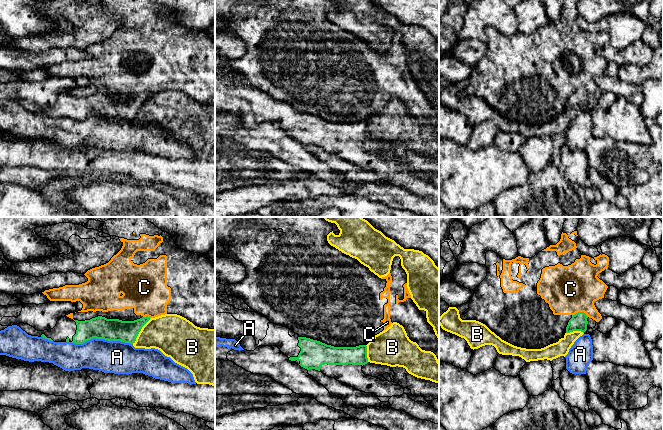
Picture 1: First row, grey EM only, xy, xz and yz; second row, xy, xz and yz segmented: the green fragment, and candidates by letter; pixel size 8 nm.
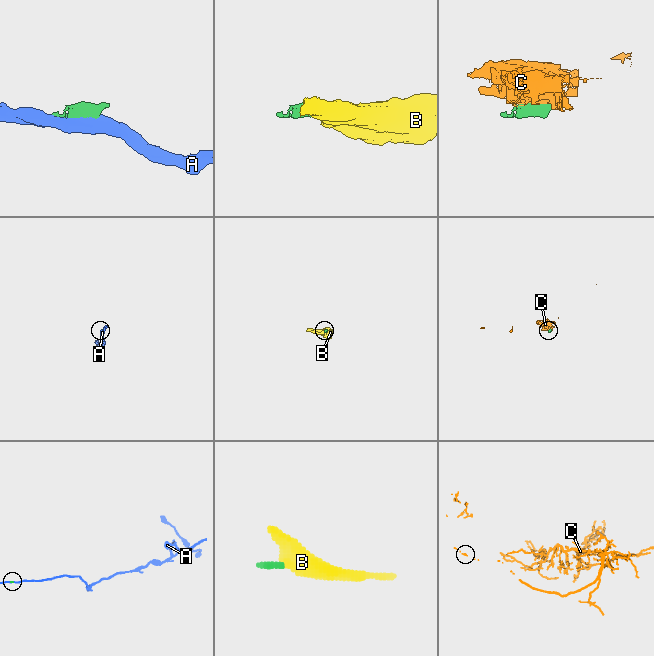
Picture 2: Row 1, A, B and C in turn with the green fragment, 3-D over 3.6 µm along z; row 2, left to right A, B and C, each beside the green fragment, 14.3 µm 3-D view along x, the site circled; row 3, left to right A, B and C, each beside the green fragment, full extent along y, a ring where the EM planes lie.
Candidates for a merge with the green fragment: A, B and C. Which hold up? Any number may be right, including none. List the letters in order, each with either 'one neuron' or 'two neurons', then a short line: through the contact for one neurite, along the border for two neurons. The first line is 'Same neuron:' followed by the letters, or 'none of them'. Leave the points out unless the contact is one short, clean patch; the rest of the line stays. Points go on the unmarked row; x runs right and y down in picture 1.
Same neuron: none of them
A: two neurons
B: two neurons; line xy (150, 95), (142, 103), (132, 119)
C: two neurons

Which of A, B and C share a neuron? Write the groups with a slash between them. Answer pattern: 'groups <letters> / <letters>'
groups A / B / C

